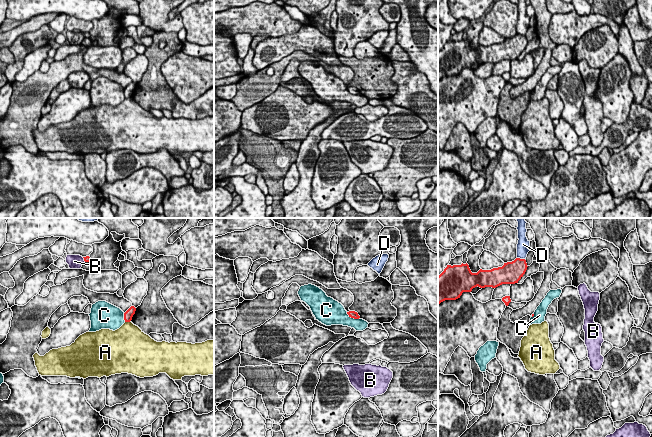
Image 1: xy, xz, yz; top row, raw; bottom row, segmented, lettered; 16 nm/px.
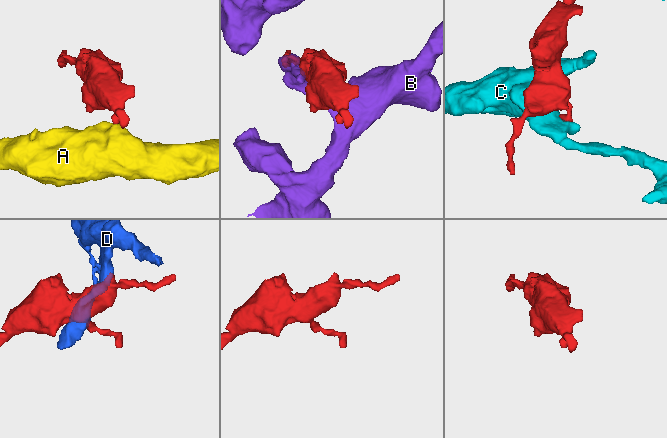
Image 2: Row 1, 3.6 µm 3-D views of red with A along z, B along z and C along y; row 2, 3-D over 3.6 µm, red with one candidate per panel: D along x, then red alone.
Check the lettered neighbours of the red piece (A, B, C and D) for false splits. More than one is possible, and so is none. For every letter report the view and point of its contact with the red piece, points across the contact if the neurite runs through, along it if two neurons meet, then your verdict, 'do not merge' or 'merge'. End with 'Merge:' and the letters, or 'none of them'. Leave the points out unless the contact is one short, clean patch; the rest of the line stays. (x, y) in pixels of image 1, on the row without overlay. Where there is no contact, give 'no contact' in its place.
A: xy (127, 97) | along xy (130, 96), (125, 98) | do not merge
B: xy (84, 35) | do not merge
C: xz (353, 93) | along xz (346, 88), (351, 93), (359, 94) | do not merge
D: yz (521, 35) | do not merge
Merge: none of them

